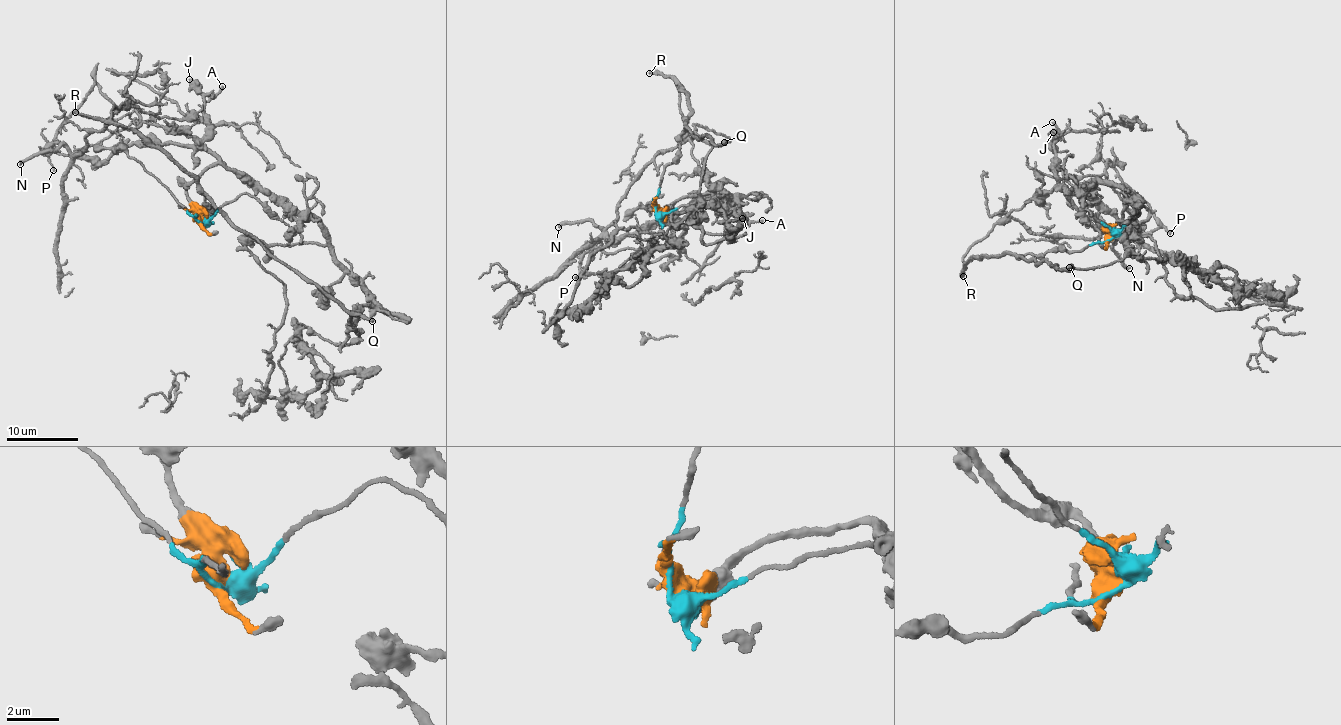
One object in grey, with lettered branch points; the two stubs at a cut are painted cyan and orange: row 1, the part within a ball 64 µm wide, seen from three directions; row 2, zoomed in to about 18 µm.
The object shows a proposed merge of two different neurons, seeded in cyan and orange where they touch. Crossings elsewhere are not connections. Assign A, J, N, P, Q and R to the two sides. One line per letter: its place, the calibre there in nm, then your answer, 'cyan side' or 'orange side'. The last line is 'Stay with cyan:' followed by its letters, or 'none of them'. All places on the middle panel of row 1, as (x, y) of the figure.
A: place (762, 220); calibre 190 nm; orange side
J: place (742, 218); calibre 480 nm; orange side
N: place (558, 227); calibre 240 nm; orange side
P: place (575, 277); calibre 130 nm; orange side
Q: place (724, 142); calibre 300 nm; cyan side
R: place (649, 73); calibre 240 nm; cyan side
Stay with cyan: Q, R

